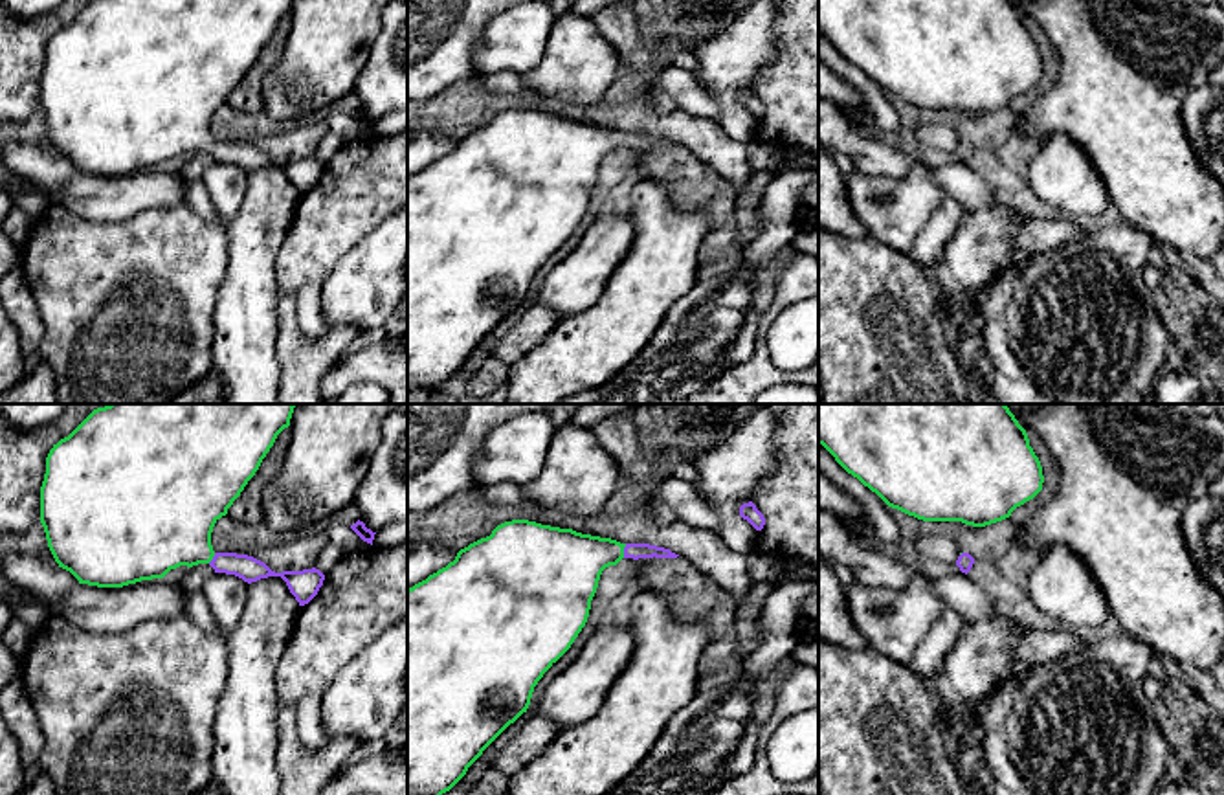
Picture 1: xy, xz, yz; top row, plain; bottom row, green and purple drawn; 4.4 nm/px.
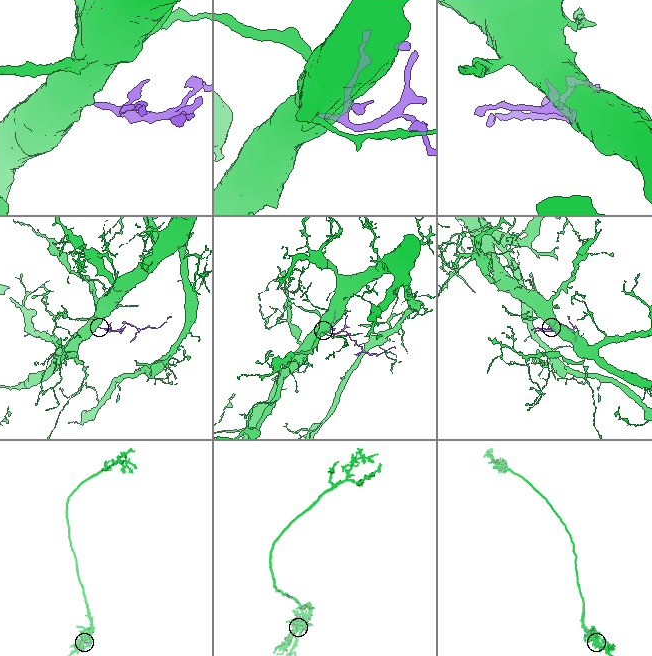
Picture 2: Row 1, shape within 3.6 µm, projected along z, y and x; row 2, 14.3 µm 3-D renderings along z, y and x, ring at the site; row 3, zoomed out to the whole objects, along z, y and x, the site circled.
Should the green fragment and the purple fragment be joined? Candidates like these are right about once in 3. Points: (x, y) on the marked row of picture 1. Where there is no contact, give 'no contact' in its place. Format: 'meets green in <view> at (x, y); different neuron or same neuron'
meets green in xz at (623, 551); same neuron

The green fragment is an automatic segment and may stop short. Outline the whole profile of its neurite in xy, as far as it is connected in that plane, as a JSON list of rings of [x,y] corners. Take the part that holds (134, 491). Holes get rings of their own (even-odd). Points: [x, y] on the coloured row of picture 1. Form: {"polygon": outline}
{"polygon": [[[108,404],[94,409],[46,457],[40,523],[55,562],[79,584],[97,588],[123,588],[163,578],[180,565],[209,564],[215,573],[235,575],[248,584],[281,577],[299,606],[308,604],[325,580],[319,569],[275,573],[253,556],[215,553],[211,545],[215,523],[228,514],[277,435],[290,426],[294,408],[295,404]]]}

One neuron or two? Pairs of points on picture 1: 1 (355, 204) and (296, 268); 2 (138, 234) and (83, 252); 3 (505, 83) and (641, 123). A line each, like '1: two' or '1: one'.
1: one
2: one
3: one

